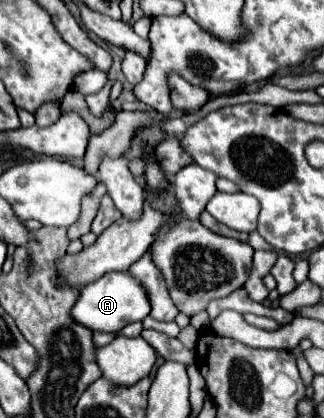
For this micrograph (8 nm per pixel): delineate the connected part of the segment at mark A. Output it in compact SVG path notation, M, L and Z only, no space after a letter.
M109 272L97 282L87 284L75 302L71 316L75 322L101 332L119 332L131 322L141 322L151 312L151 302L147 290L129 272Z

